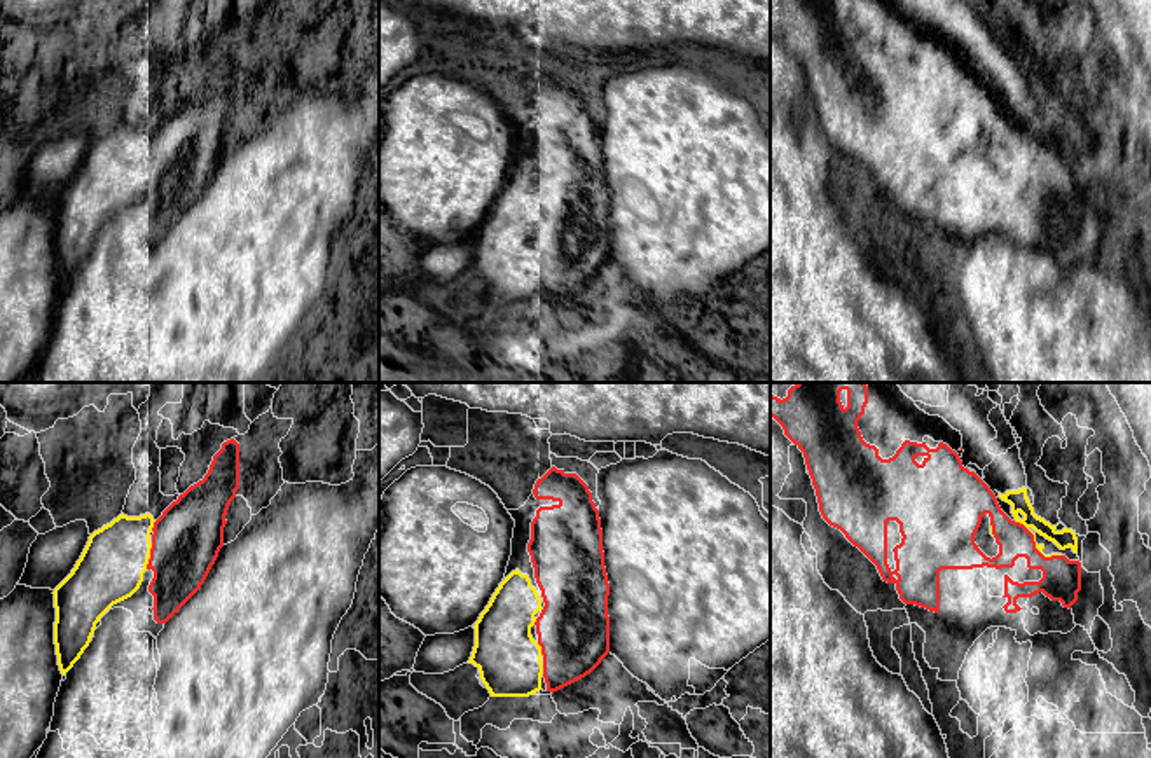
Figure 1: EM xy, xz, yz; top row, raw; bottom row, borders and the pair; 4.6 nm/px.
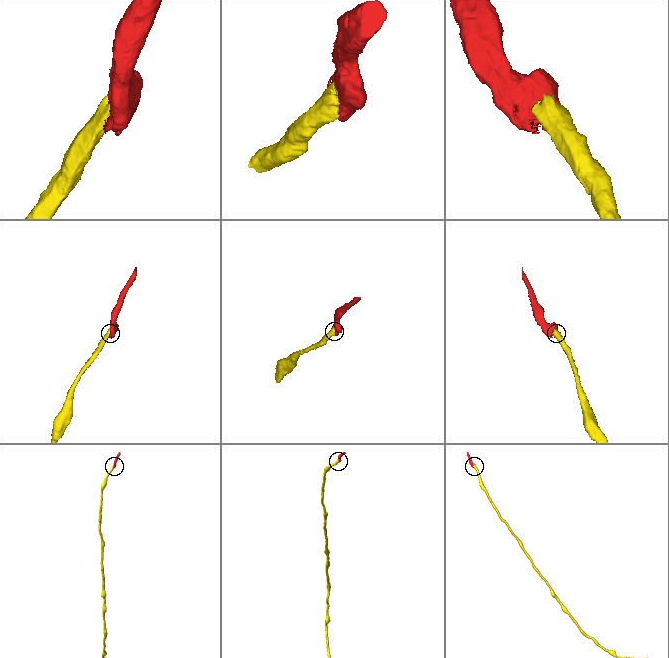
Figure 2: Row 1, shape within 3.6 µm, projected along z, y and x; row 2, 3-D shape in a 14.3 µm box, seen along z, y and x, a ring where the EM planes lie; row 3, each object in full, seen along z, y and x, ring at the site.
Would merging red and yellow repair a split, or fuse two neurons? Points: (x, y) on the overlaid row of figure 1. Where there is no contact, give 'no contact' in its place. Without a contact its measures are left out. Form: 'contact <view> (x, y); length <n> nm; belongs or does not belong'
contact xy (151, 556); length 120 nm; belongs

